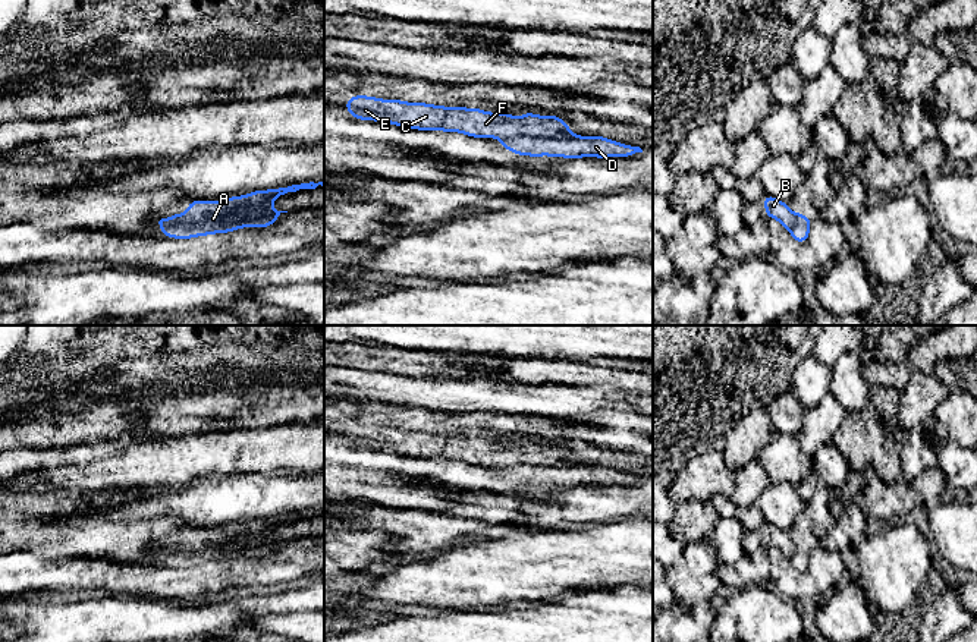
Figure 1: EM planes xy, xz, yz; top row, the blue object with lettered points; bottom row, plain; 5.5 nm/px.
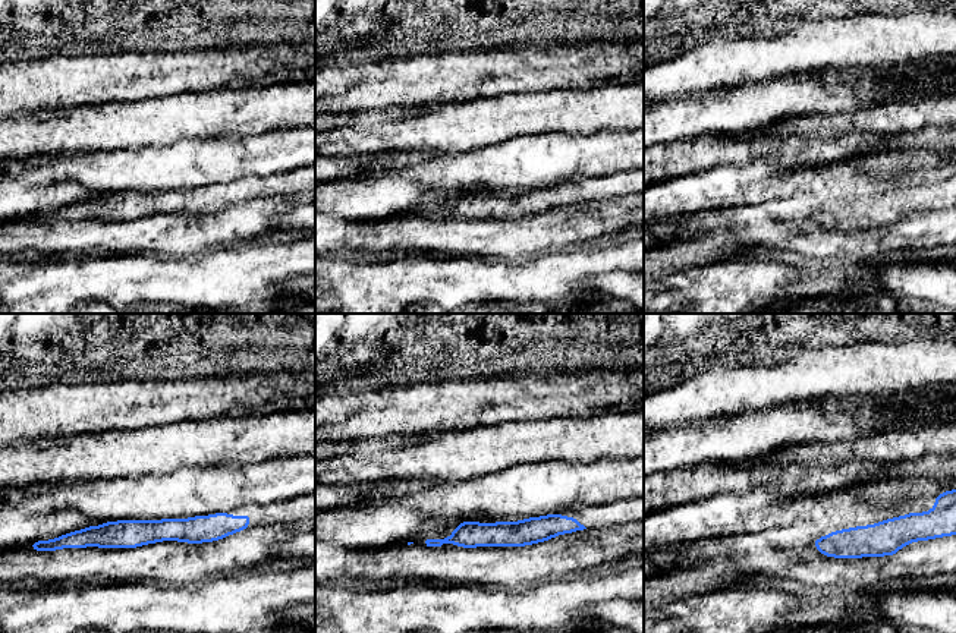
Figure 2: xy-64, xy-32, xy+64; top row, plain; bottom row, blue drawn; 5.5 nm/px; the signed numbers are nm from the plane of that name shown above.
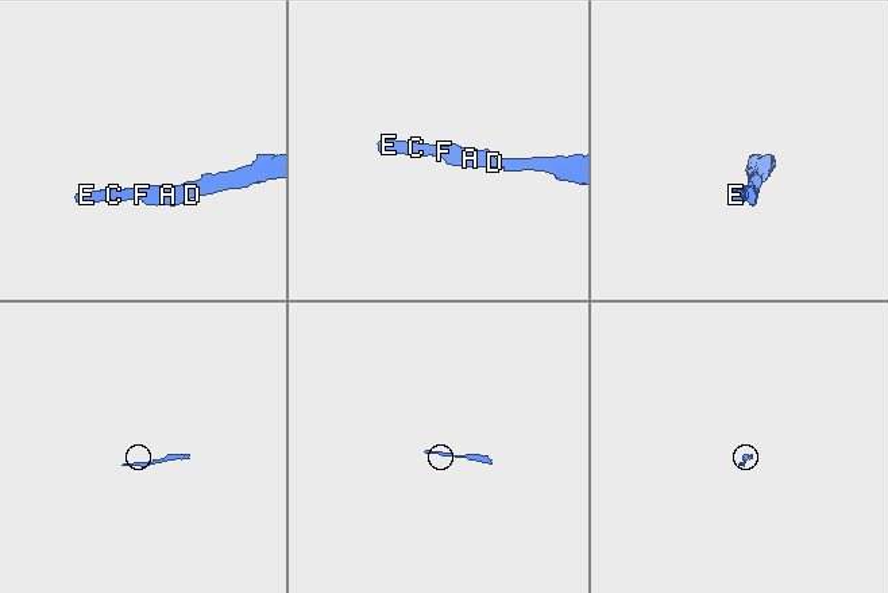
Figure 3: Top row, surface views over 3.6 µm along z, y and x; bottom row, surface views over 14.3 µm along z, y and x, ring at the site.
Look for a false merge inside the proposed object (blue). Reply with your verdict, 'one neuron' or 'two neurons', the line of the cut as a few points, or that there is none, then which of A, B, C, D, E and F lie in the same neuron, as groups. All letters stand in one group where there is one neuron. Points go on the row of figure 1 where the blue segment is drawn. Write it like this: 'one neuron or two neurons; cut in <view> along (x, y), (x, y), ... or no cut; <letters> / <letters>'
two neurons; cut in xz along (577, 135), (517, 135), (502, 139); A D / B C E F

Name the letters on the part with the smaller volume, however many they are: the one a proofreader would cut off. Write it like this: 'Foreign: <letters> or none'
Foreign: B, C, E, F

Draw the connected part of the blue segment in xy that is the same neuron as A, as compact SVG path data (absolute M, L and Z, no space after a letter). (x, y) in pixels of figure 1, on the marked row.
M323 182L282 186L279 189L255 191L244 196L223 201L191 201L178 224L164 224L161 233L167 237L189 239L197 236L229 233L239 227L268 227L282 213L271 208L273 201L299 189L315 189Z

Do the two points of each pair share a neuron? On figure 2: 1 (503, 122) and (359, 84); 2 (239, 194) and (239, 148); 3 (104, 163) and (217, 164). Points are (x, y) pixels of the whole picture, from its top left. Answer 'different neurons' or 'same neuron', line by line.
1: different neurons
2: different neurons
3: same neuron

